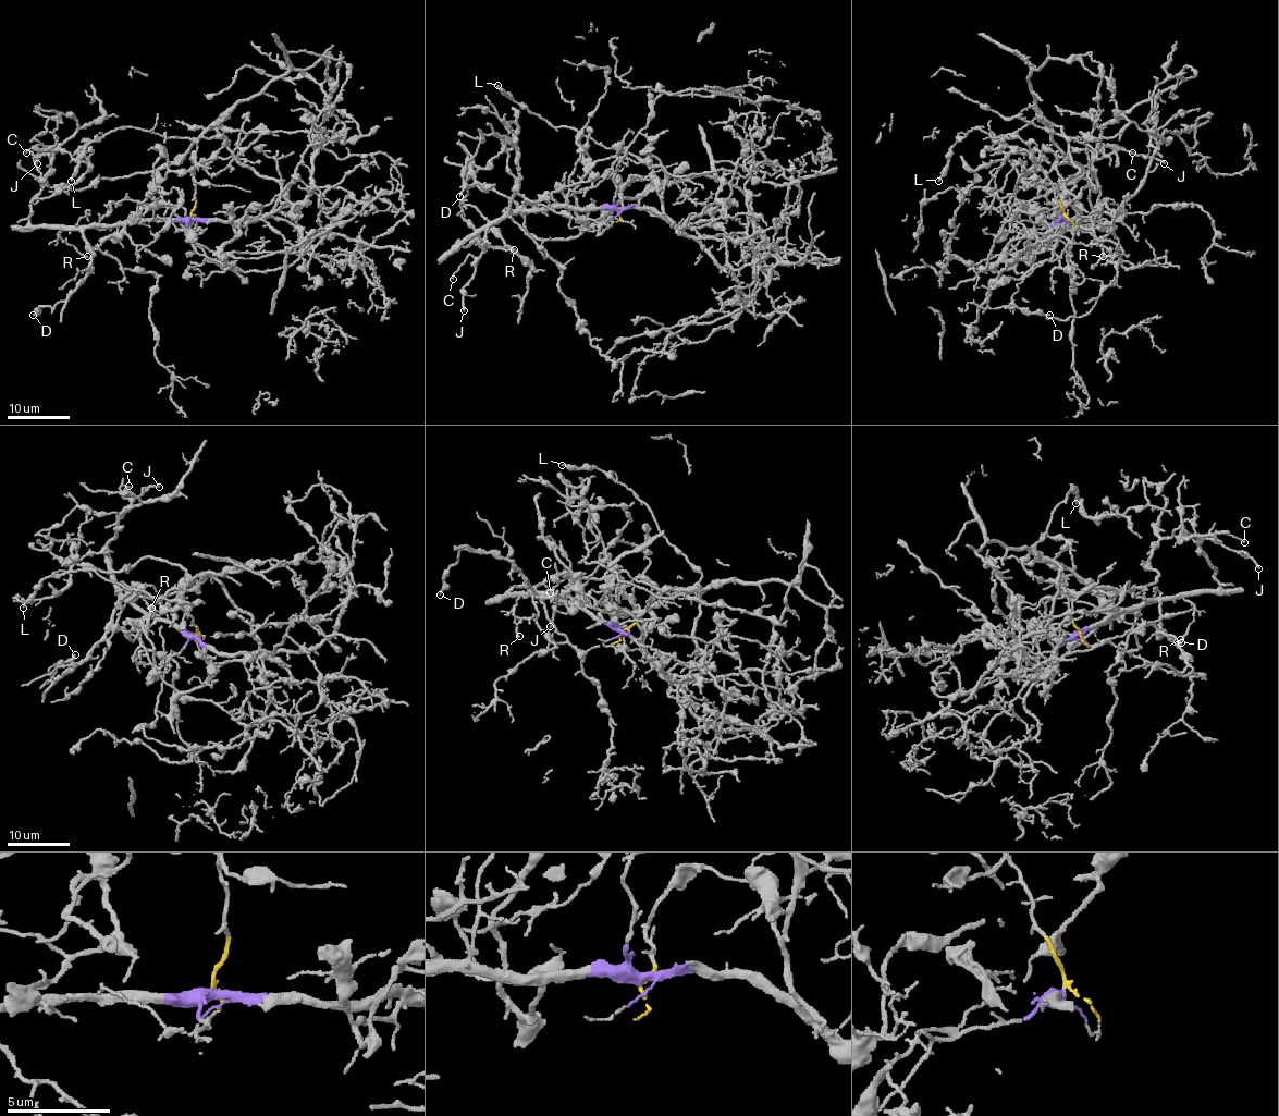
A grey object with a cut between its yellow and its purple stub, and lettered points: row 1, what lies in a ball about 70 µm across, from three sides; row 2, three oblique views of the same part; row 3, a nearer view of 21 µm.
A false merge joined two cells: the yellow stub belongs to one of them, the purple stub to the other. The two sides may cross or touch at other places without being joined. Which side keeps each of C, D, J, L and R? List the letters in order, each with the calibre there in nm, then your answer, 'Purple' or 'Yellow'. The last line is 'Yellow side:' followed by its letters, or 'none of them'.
C: Thickness 100 nm. Purple
D: Thickness 150 nm. Purple
J: Thickness 190 nm. Purple
L: Thickness 160 nm. Yellow
R: Thickness 130 nm. Purple
Yellow side: L

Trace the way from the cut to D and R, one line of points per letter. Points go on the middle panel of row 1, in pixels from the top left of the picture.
D: (617, 211), (511, 210), (519, 181), (517, 150), (494, 135), (480, 136), (459, 196)
R: (617, 211), (548, 207), (506, 211), (488, 228), (486, 240), (494, 248), (514, 249)

